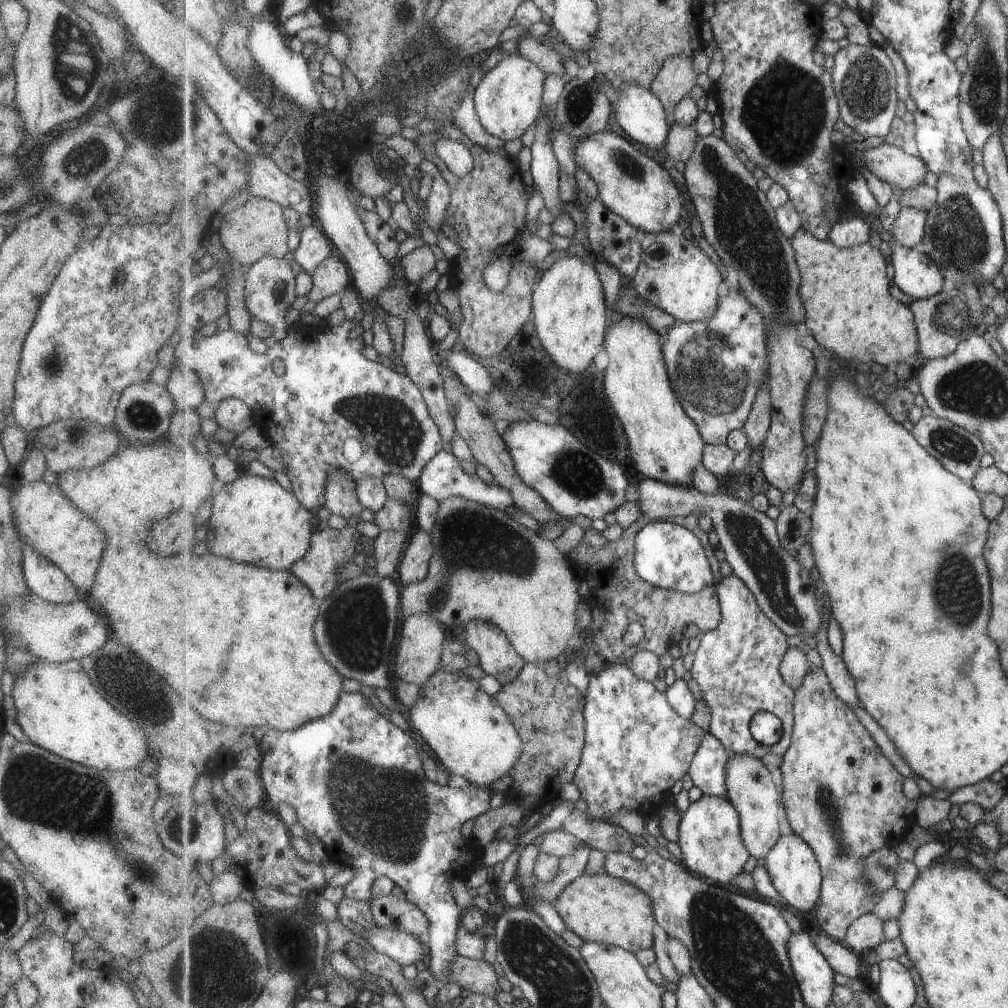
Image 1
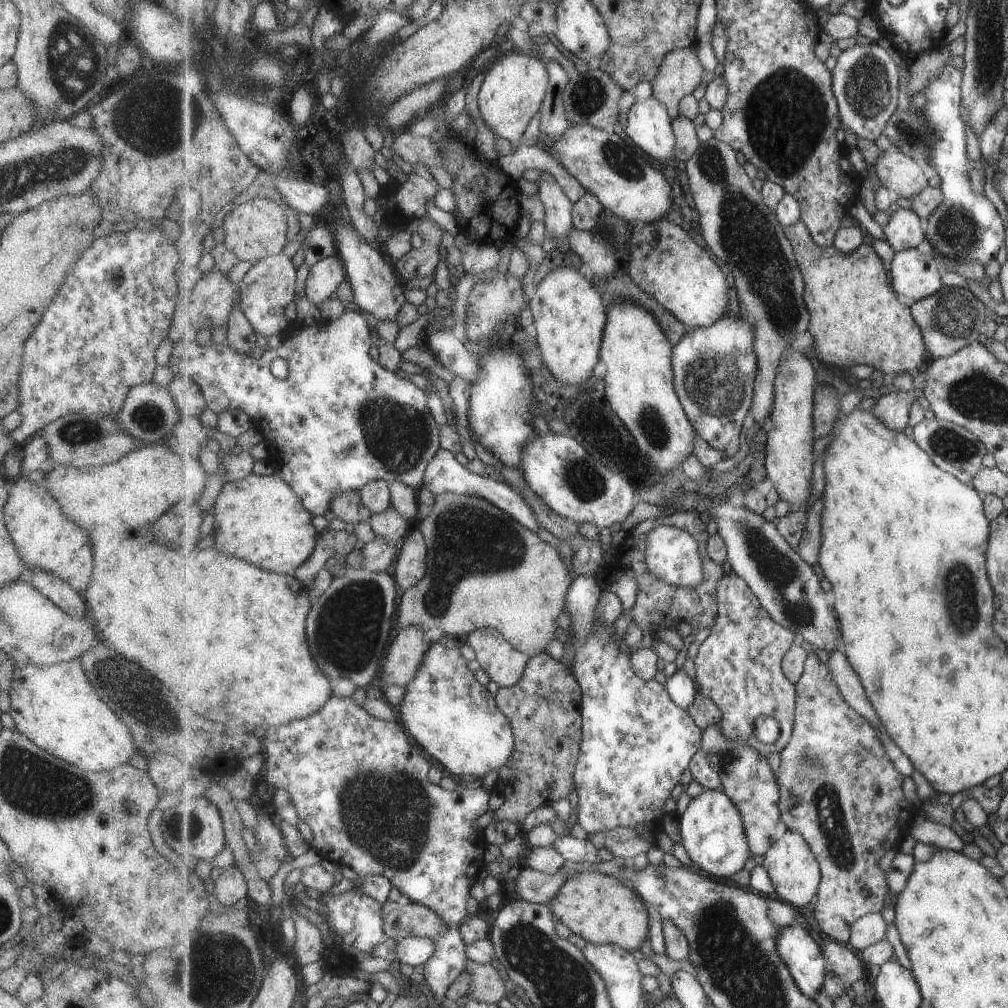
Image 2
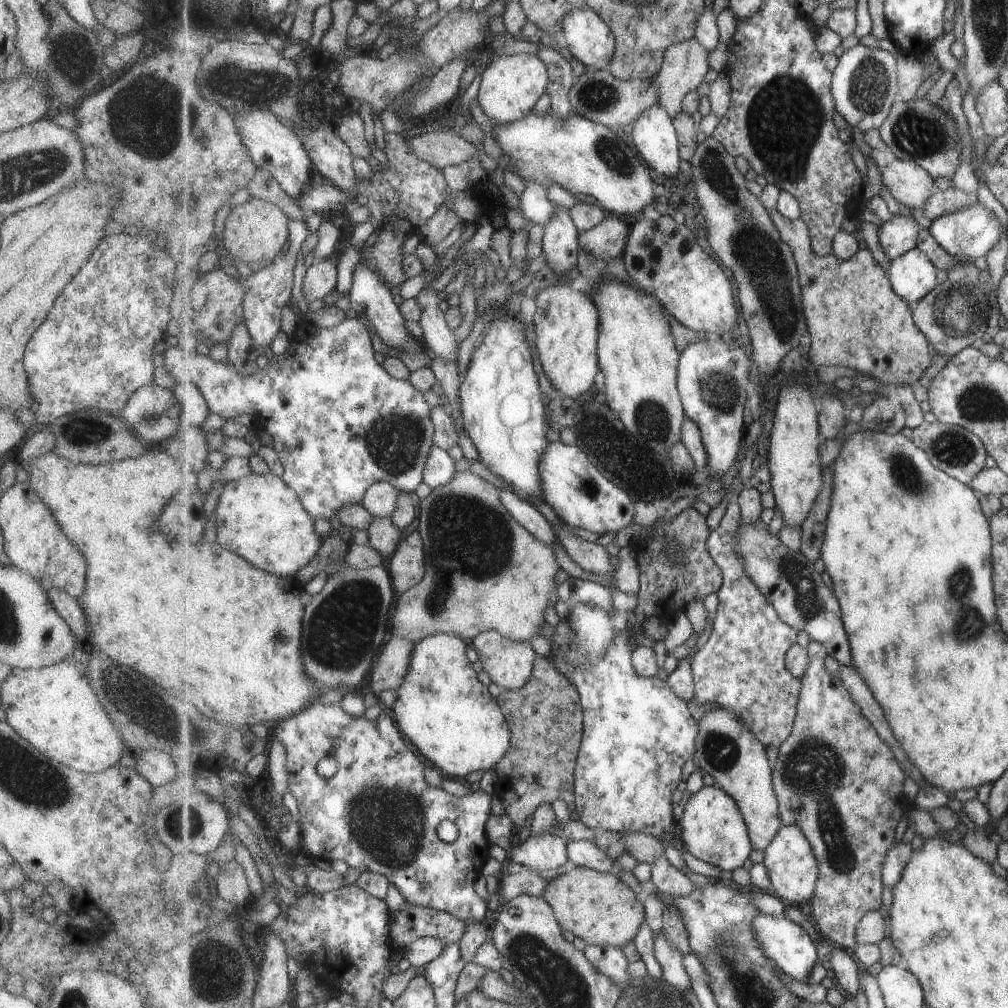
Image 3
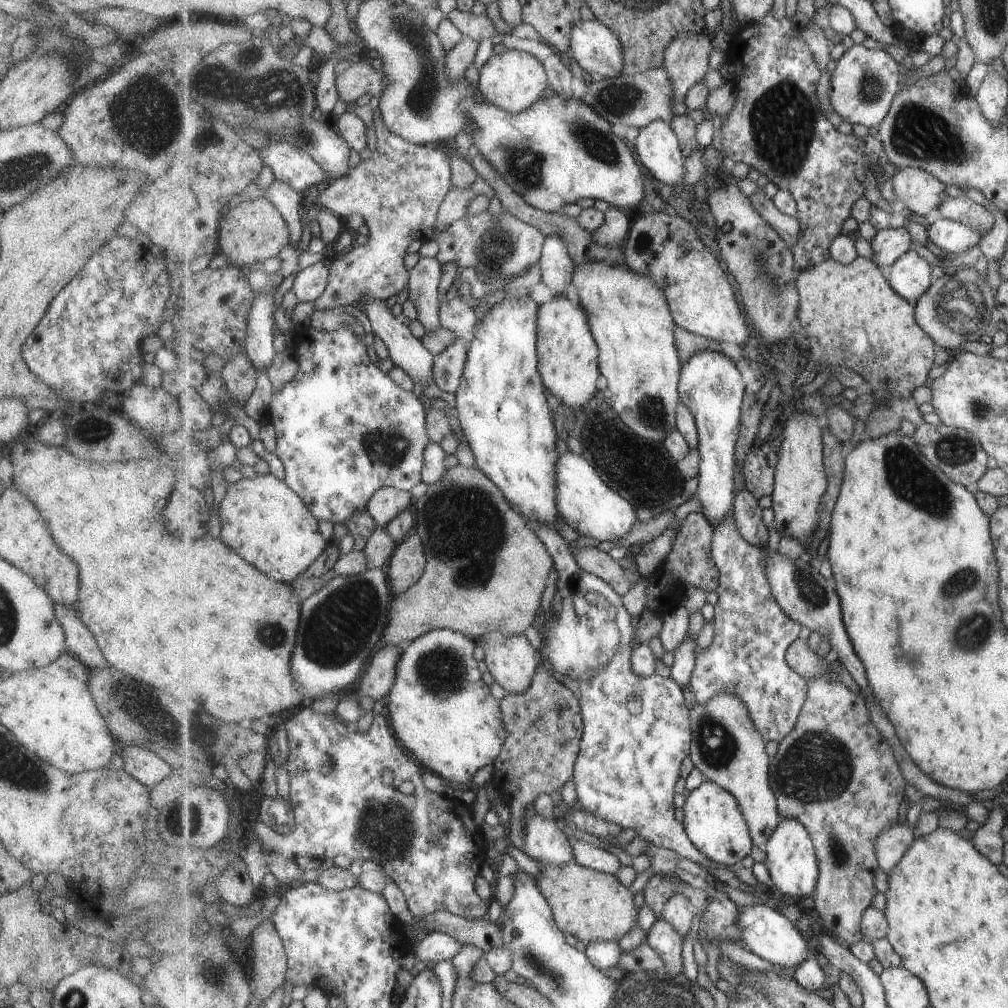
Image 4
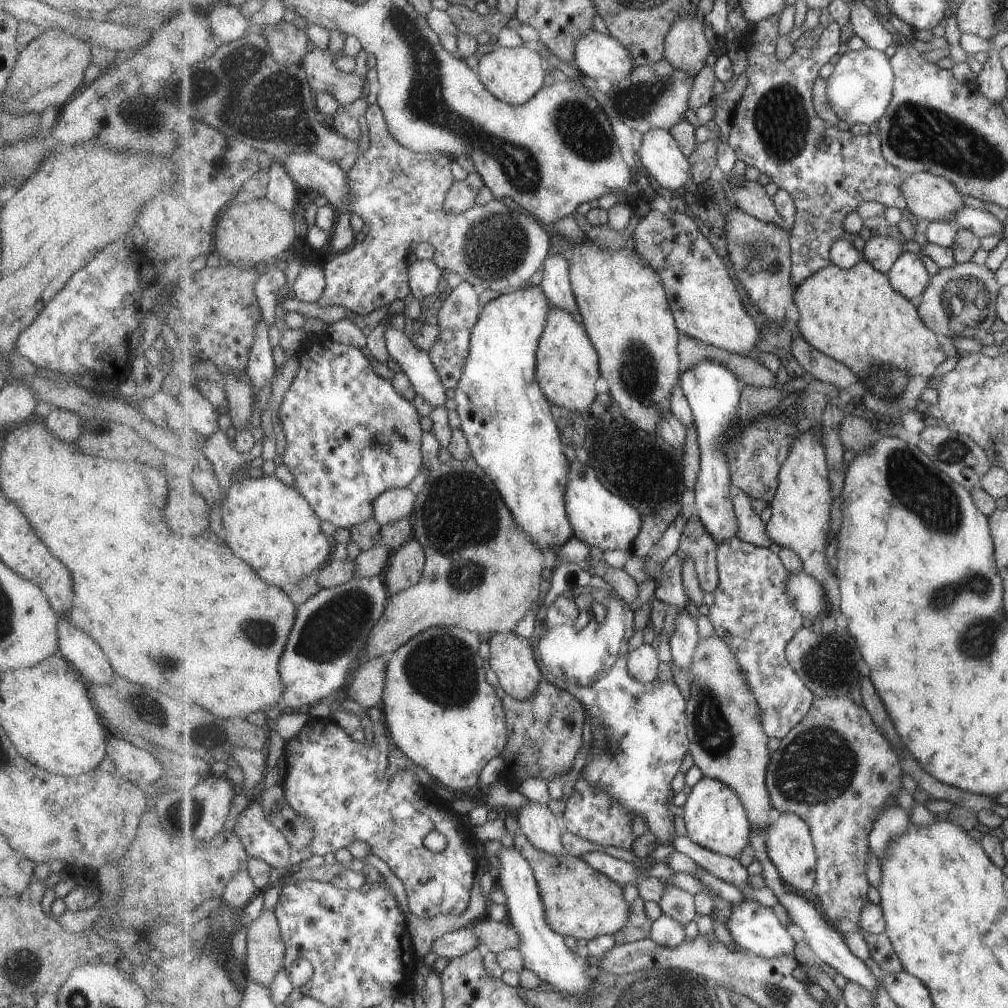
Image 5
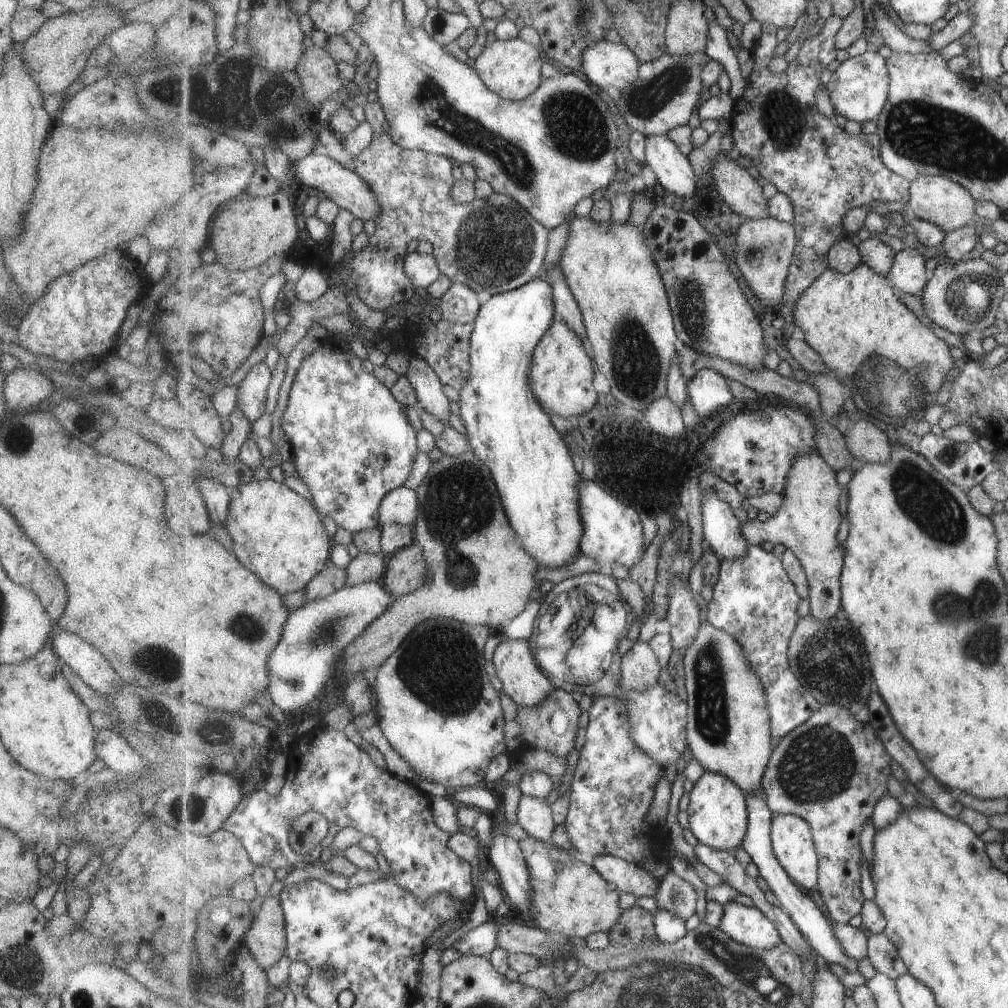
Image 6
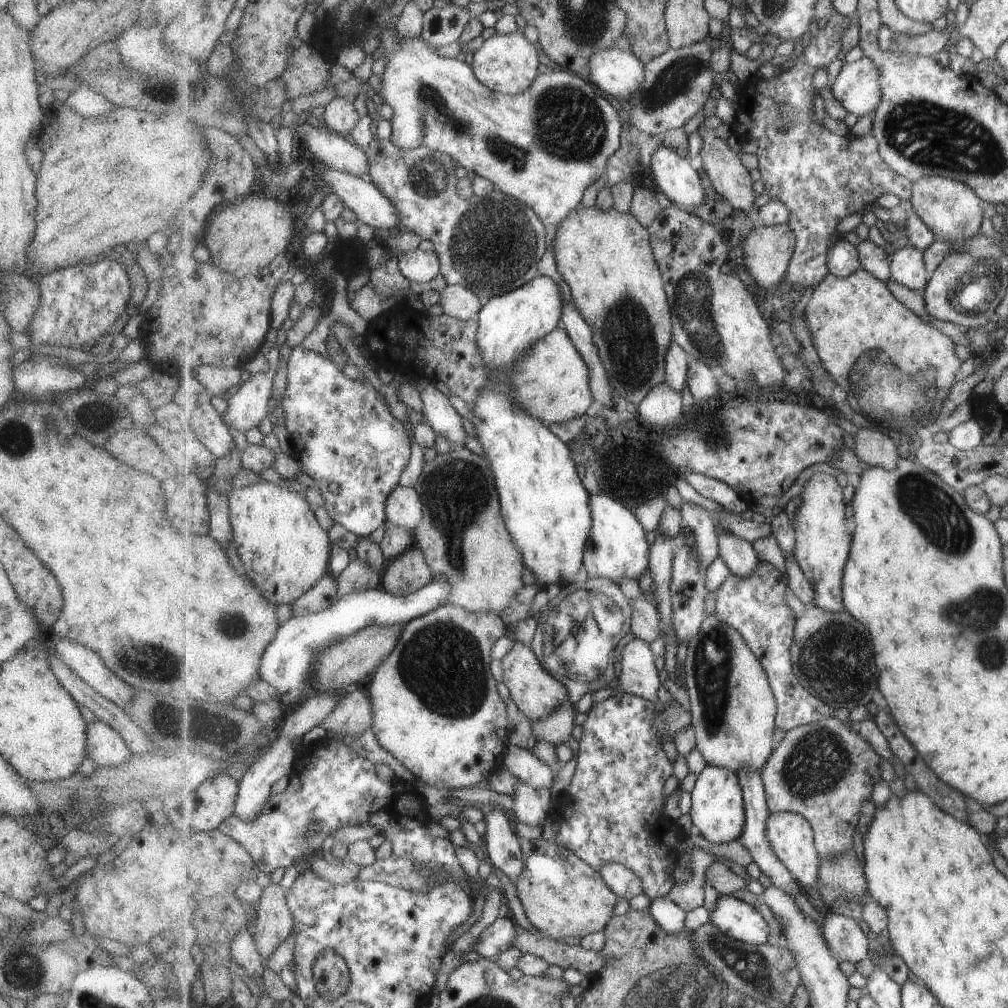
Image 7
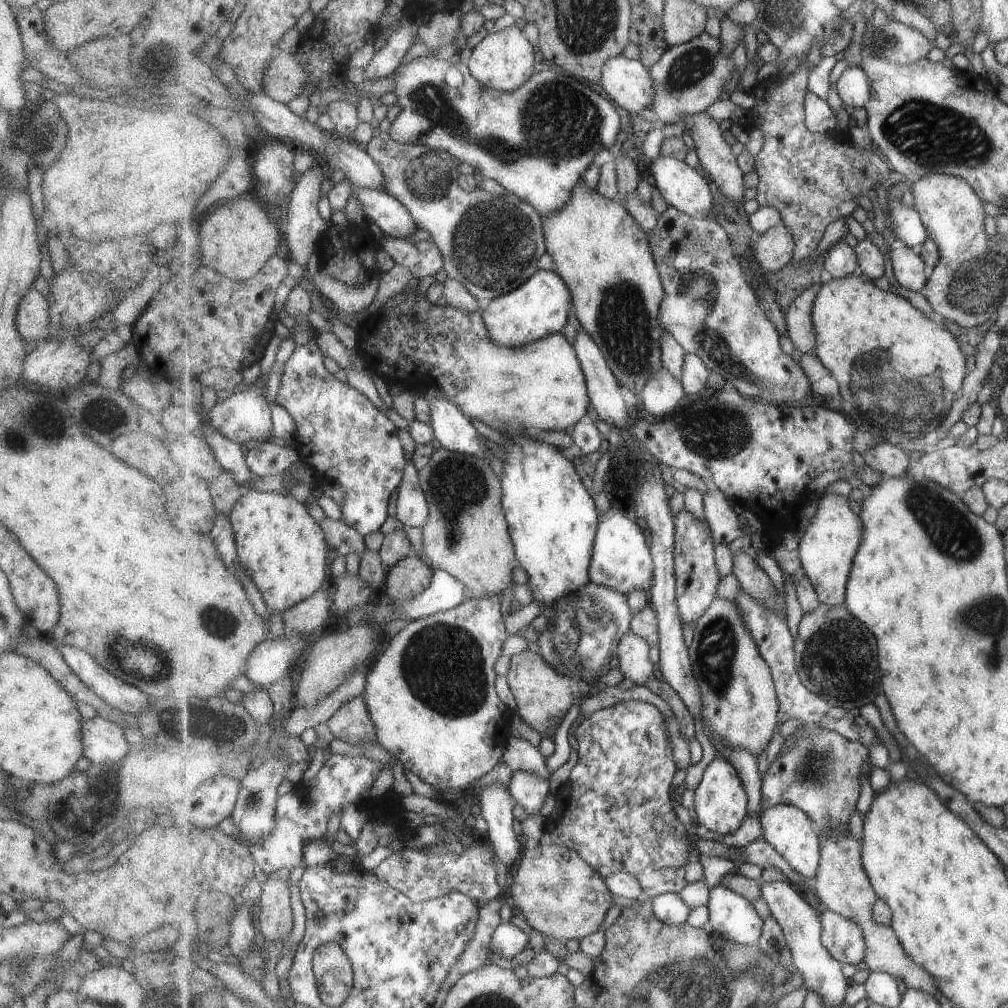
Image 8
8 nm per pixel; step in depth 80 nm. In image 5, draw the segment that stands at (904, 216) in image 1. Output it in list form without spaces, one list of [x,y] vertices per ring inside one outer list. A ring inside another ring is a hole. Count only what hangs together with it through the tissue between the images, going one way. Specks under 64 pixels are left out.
[[[872,235],[863,248],[863,255],[877,270],[887,273],[892,270],[903,252],[903,242],[885,235]]]

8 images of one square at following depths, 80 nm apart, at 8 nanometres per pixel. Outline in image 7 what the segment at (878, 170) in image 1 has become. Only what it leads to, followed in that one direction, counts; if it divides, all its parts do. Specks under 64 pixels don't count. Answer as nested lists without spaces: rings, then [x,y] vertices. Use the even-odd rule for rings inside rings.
[[[933,175],[914,182],[912,191],[911,202],[915,214],[919,215],[930,229],[933,229],[937,239],[963,245],[979,232],[985,220],[987,203],[968,184]]]

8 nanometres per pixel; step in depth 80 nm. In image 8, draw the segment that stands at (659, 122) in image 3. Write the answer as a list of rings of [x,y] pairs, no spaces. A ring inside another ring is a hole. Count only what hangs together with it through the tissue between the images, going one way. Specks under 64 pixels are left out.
[[[658,156],[651,165],[651,175],[669,206],[697,218],[707,218],[712,212],[716,200],[709,182],[686,162]]]

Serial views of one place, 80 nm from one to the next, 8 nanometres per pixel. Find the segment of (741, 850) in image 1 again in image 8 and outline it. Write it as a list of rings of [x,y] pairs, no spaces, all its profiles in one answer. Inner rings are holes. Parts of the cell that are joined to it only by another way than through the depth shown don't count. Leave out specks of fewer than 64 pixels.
[[[716,755],[706,766],[699,786],[695,790],[694,808],[702,830],[717,834],[731,834],[739,830],[748,811],[748,790],[737,767],[727,758]]]

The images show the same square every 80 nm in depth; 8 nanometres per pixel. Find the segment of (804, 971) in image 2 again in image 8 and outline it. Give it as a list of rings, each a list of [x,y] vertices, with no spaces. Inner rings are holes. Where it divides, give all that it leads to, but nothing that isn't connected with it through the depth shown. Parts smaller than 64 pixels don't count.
[[[723,881],[710,890],[710,928],[727,941],[757,944],[763,934],[765,921],[757,914],[748,898],[741,896]]]

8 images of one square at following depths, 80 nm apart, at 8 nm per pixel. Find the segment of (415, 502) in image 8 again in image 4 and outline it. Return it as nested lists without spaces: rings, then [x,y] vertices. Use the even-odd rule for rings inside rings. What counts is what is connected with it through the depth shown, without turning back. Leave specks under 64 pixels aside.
[[[383,487],[371,497],[366,509],[378,522],[379,527],[385,527],[405,509],[413,508],[414,501],[409,491]]]

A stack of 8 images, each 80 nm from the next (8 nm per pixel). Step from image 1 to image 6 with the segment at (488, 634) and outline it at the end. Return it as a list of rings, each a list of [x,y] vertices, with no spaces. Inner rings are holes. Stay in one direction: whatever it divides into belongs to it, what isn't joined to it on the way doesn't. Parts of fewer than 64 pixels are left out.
[[[505,639],[497,649],[492,660],[497,677],[503,684],[503,691],[518,705],[525,709],[534,709],[543,705],[555,692],[551,680],[541,672],[541,667],[533,656],[531,646],[523,639]]]

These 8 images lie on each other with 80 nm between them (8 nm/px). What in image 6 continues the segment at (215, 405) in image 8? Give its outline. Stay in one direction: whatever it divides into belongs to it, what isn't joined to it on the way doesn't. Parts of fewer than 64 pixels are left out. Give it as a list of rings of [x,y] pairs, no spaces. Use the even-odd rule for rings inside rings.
[[[263,360],[255,364],[244,380],[234,390],[230,398],[232,406],[237,406],[240,412],[251,422],[259,420],[267,412],[267,392],[271,384],[273,372]]]

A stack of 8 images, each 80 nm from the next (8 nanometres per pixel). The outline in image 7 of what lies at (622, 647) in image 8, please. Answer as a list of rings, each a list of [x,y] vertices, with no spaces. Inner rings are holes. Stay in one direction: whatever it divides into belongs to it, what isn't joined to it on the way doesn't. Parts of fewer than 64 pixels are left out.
[[[639,638],[628,642],[621,653],[621,676],[616,688],[599,688],[591,693],[591,708],[618,692],[637,695],[658,703],[657,690],[661,686],[659,669],[661,660],[653,654],[652,643]]]

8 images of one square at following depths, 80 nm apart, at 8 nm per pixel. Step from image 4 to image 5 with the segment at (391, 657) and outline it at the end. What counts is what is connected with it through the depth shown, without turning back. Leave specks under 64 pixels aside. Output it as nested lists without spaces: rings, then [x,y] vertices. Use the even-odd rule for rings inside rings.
[[[380,656],[374,661],[358,666],[353,674],[348,694],[351,700],[357,702],[365,710],[373,706],[381,707],[388,660],[388,656]]]

